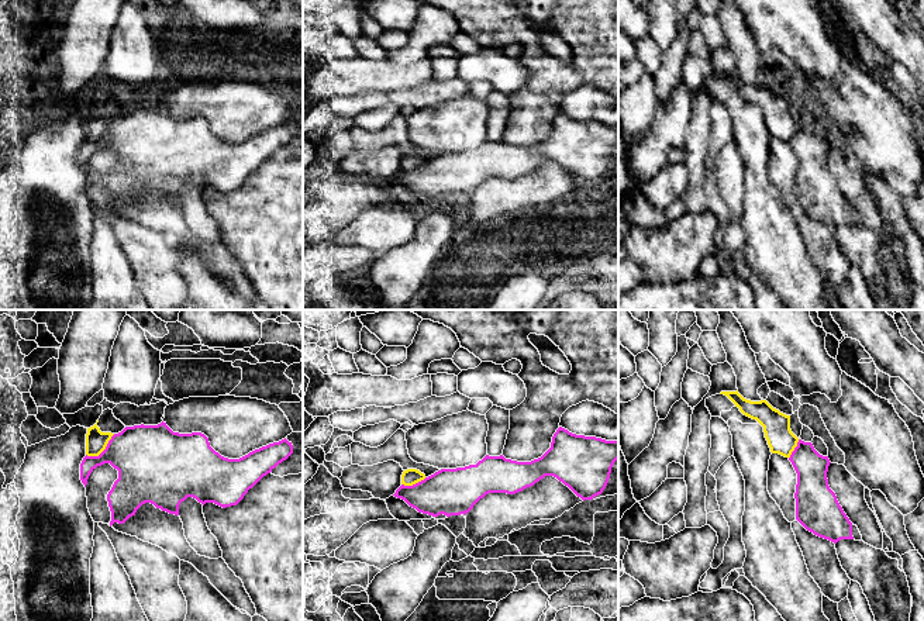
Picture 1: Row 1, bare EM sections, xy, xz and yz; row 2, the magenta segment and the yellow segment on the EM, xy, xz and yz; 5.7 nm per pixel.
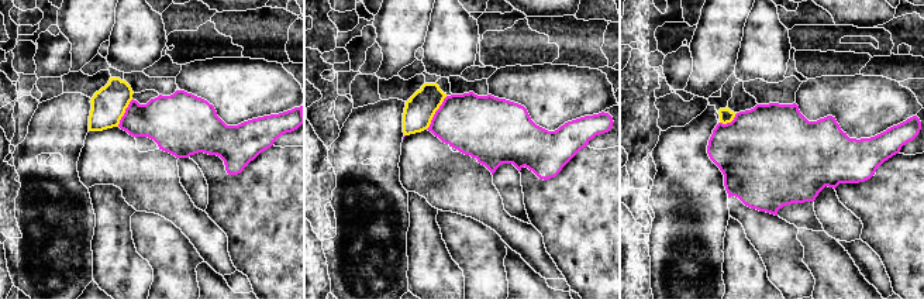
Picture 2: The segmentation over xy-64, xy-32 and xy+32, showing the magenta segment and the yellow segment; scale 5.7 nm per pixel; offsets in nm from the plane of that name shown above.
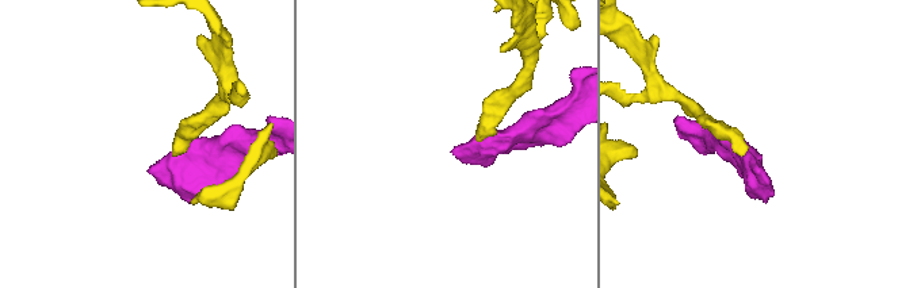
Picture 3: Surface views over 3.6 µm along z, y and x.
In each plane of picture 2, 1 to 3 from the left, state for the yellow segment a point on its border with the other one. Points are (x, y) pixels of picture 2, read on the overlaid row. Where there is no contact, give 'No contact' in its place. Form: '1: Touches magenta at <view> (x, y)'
1: Touches magenta at xy-64 (124, 113)
2: Touches magenta at xy-32 (435, 113)
3: Touches magenta at xy+32 (728, 123)

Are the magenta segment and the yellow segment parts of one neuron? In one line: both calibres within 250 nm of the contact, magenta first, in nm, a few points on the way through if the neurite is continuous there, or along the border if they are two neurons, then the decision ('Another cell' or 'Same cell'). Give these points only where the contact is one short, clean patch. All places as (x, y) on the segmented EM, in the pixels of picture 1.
Thickness 360 nm (magenta) against 130 nm. Boundary: xy (114, 434), (97, 455), (86, 455). Another cell

